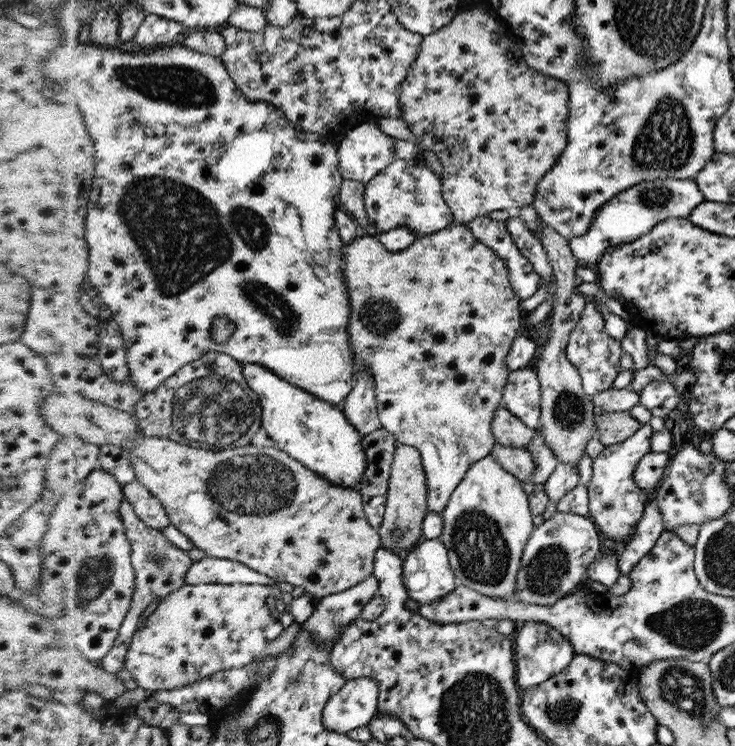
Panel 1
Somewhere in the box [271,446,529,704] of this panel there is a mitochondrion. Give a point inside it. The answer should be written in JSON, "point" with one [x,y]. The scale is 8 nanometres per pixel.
{"point":[482,550]}

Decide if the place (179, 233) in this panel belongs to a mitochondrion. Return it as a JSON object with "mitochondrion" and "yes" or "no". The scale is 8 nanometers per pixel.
{"mitochondrion":"yes"}

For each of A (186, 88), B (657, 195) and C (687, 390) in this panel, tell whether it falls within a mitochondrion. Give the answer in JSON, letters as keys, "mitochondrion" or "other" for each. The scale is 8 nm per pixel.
{"A":"mitochondrion","B":"mitochondrion","C":"other"}

